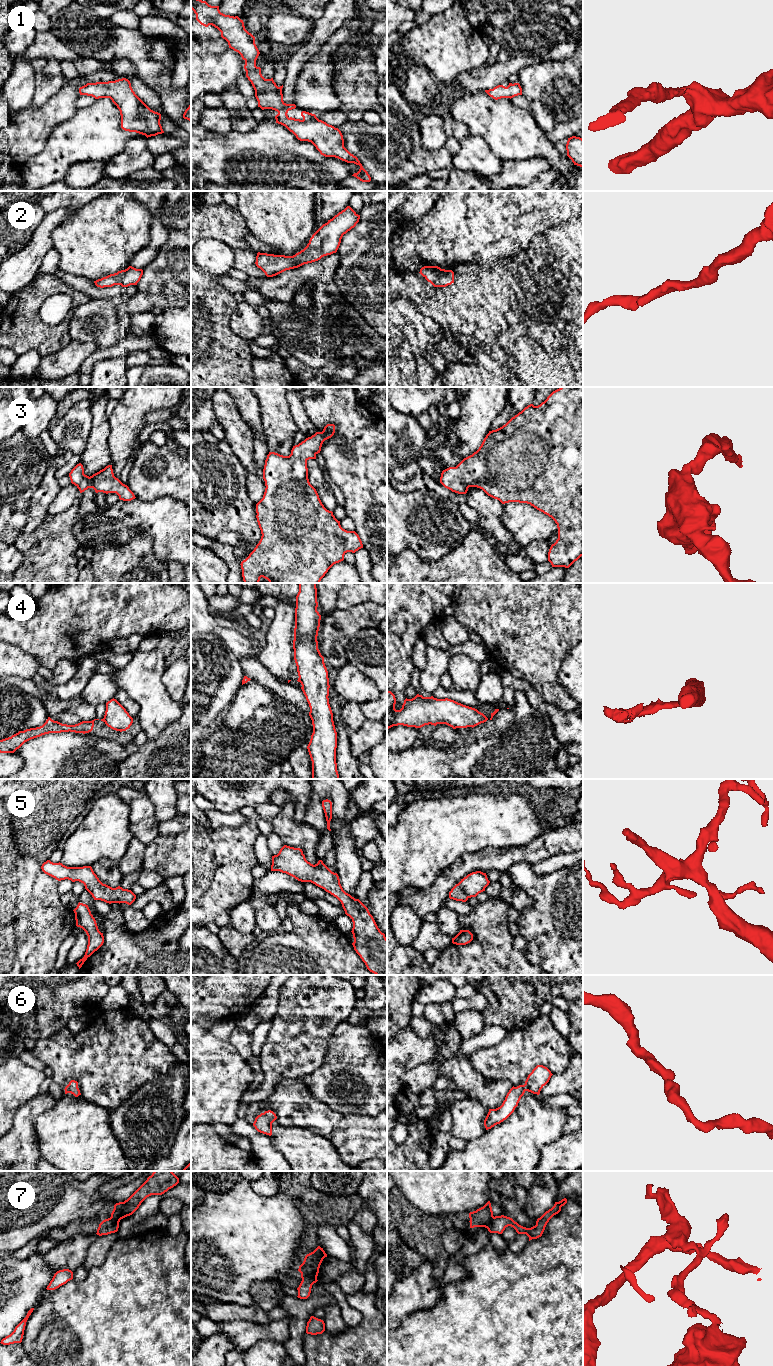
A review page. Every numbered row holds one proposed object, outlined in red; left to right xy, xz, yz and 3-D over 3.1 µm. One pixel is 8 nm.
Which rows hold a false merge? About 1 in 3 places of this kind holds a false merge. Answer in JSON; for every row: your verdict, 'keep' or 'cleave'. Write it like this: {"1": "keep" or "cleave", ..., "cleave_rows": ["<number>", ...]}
{"1": "keep", "2": "keep", "3": "keep", "4": "cleave", "5": "keep", "6": "keep", "7": "cleave", "cleave_rows": ["4", "7"]}

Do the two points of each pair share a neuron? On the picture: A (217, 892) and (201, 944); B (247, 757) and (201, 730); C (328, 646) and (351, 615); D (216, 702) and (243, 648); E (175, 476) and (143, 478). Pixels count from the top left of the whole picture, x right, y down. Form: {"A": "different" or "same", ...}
{"A": "different", "B": "different", "C": "same", "D": "different", "E": "same"}

